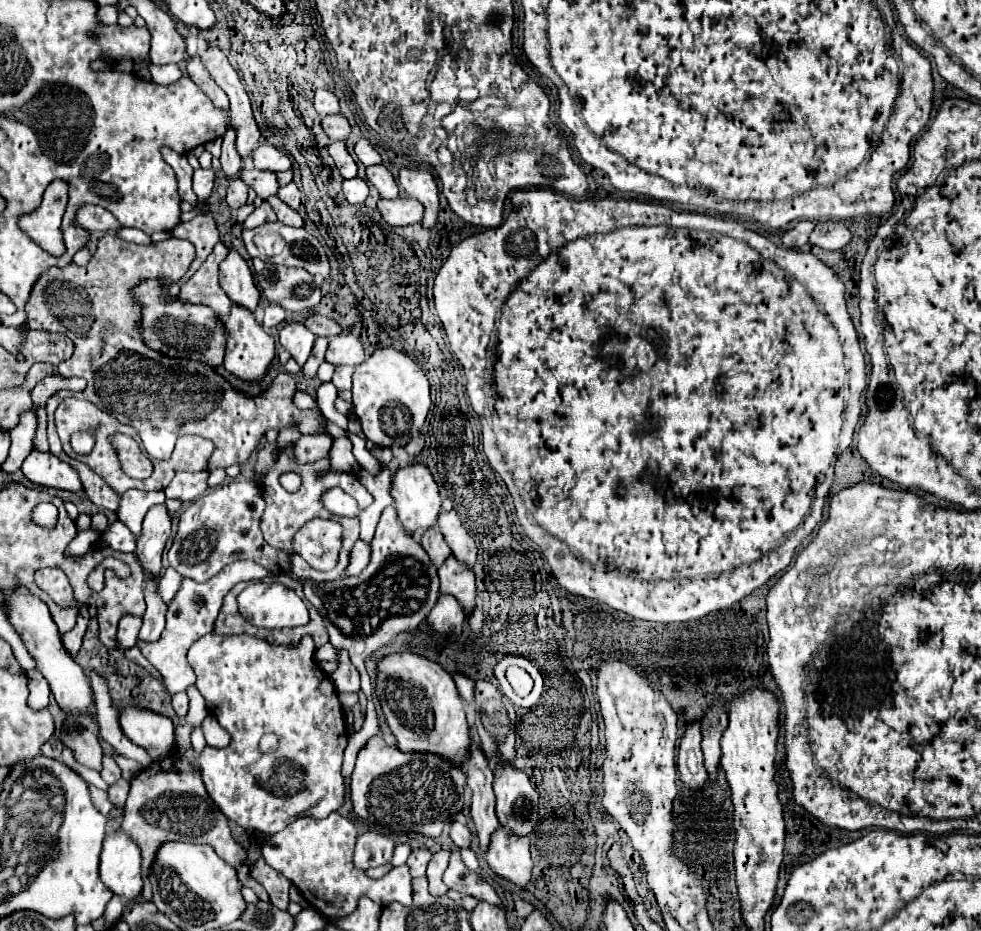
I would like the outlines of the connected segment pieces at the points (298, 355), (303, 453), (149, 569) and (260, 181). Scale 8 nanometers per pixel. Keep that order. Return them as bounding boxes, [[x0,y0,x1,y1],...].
[[280,323,316,365],[294,433,332,463],[134,505,170,581],[240,167,280,199]]

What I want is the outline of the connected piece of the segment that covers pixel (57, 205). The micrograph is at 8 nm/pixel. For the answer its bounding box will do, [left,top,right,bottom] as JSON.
[20,181,68,255]

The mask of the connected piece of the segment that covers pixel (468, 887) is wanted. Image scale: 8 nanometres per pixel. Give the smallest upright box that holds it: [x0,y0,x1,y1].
[444,851,502,907]

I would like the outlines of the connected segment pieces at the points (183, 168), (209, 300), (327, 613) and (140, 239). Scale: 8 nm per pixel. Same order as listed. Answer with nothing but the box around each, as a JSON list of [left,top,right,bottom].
[[162,149,198,203],[180,243,232,317],[302,505,440,779],[117,228,151,244]]

